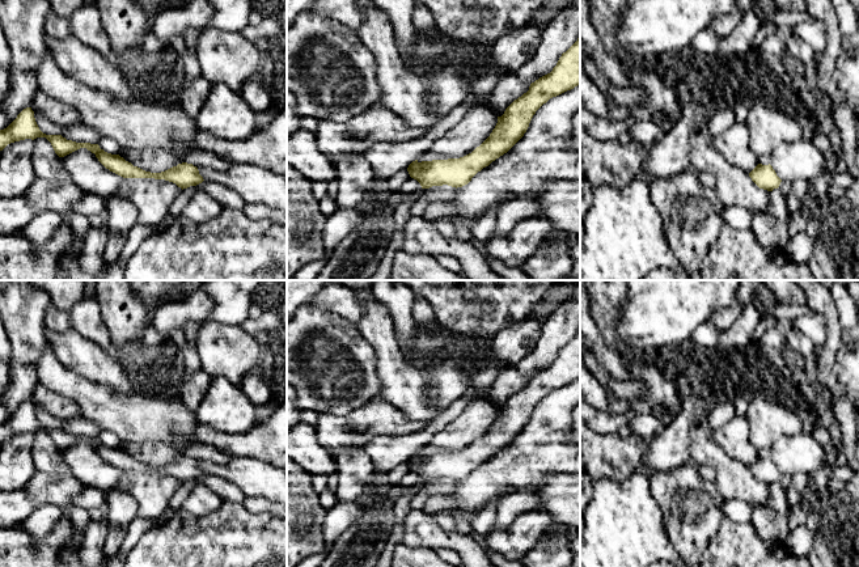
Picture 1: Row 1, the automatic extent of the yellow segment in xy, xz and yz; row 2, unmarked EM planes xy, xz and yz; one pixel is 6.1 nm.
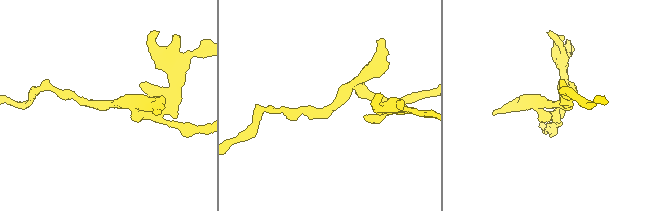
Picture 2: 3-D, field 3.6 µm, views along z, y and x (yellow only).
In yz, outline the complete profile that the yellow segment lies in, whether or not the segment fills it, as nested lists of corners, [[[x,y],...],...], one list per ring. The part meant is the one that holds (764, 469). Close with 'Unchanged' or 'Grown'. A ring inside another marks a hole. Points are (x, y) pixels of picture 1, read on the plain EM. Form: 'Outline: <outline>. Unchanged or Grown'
Outline: [[[758,457],[750,466],[749,470],[752,474],[763,483],[773,485],[778,482],[782,473],[777,469],[773,460]]]. Unchanged

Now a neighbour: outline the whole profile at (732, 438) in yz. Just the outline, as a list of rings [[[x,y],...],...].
[[[735,415],[711,439],[732,458],[750,466],[758,458],[758,449],[749,441],[749,423],[745,416]]]

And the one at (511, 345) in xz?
[[[530,313],[524,321],[496,333],[490,350],[461,351],[460,364],[469,375],[474,373],[479,361],[496,361],[500,367],[515,365],[532,352],[541,329],[542,321]]]

